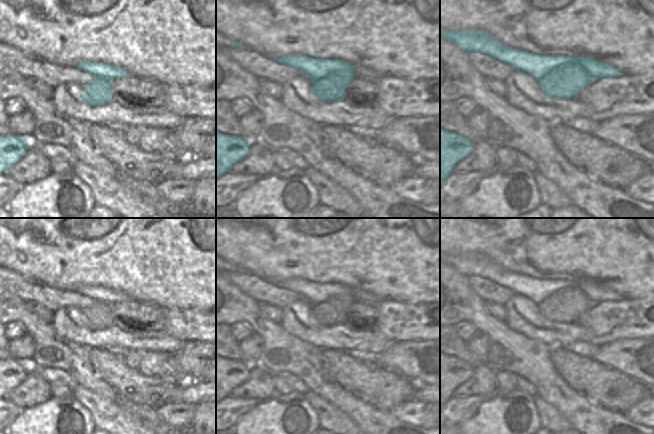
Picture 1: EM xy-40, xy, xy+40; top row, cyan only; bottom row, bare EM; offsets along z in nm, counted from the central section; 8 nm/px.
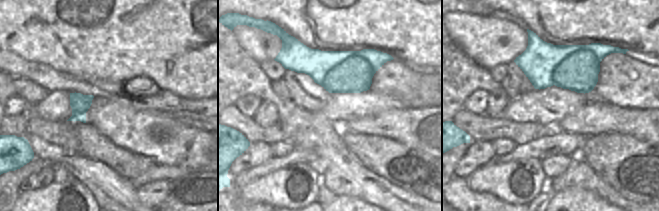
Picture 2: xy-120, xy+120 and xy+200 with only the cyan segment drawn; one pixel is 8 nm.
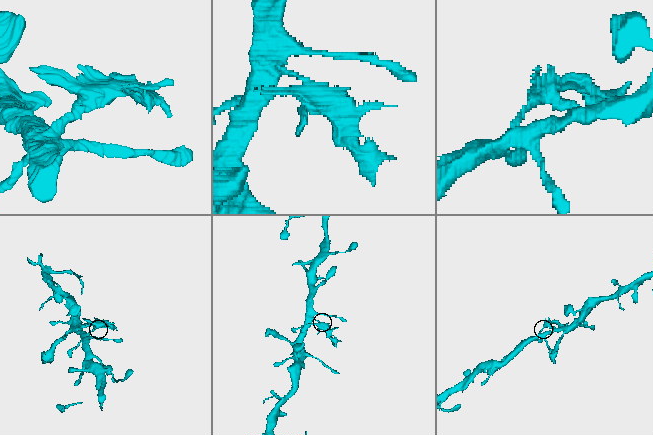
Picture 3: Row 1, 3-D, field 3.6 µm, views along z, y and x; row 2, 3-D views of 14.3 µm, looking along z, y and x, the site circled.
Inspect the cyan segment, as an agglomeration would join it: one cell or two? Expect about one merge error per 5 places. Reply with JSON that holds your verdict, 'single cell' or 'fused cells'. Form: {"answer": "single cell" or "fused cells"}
{"answer": "fused cells"}

